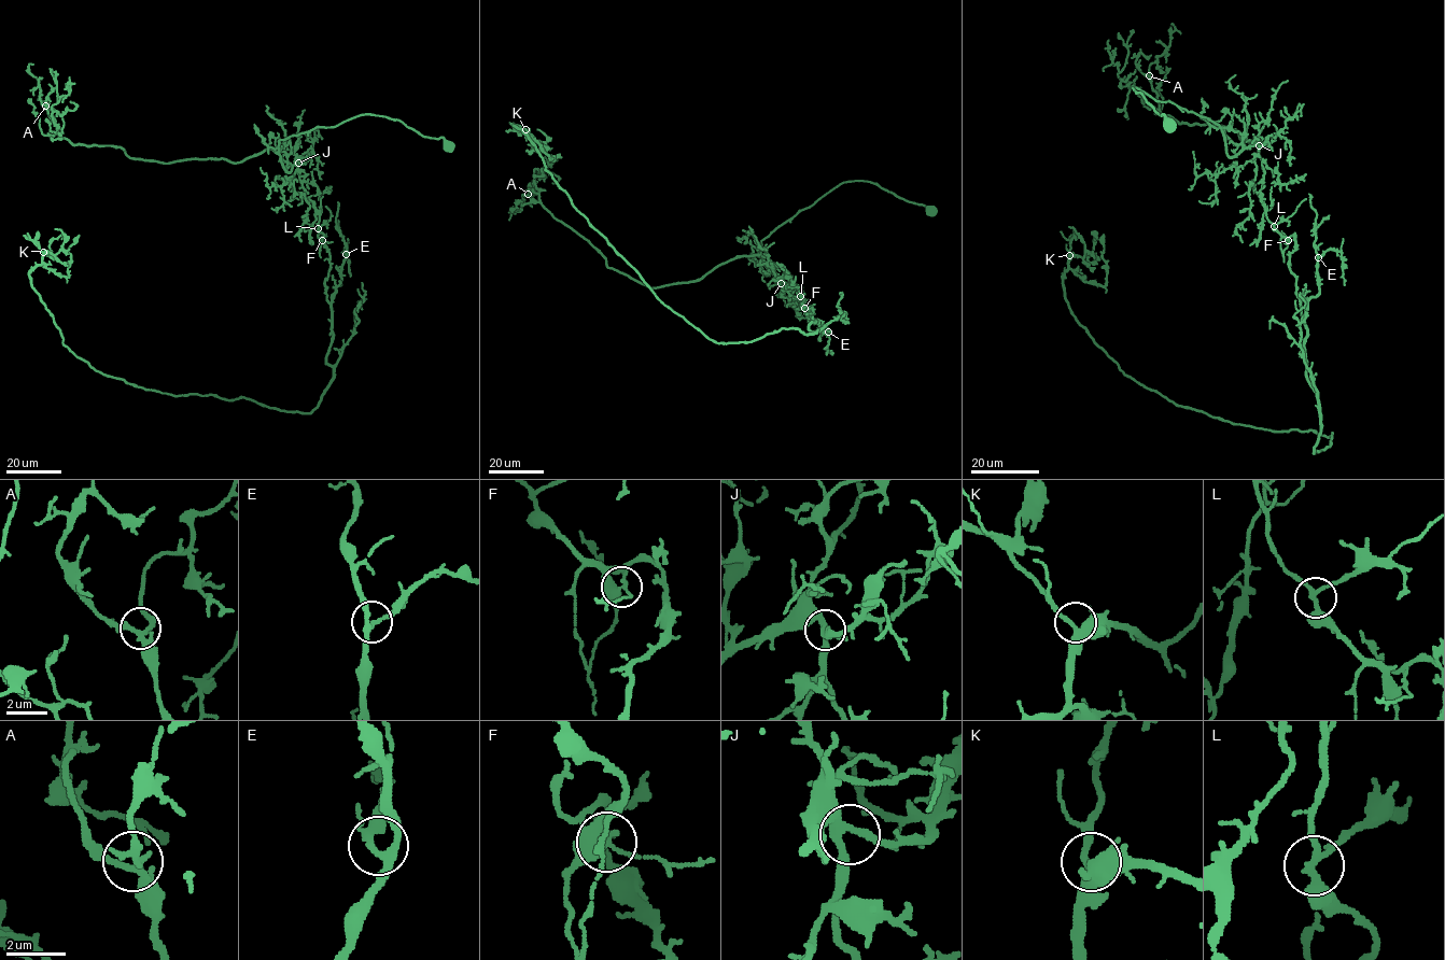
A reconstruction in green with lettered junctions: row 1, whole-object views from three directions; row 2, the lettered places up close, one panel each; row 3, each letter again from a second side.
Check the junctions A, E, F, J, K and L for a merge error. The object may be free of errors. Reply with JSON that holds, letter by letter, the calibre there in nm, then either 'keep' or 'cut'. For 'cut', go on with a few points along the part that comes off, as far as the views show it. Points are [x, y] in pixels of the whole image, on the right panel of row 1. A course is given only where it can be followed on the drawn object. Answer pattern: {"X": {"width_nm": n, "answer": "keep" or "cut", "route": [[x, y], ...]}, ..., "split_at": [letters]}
{"A": {"width_nm": 240, "answer": "keep"}, "E": {"width_nm": 220, "answer": "keep"}, "F": {"width_nm": 280, "answer": "cut", "route": [[1288, 240], [1314, 453], [1332, 434], [1232, 424], [1118, 367], [1063, 281], [1104, 286], [1104, 235]]}, "J": {"width_nm": 260, "answer": "keep"}, "K": {"width_nm": 320, "answer": "keep"}, "L": {"width_nm": 260, "answer": "keep"}, "split_at": ["F"]}

